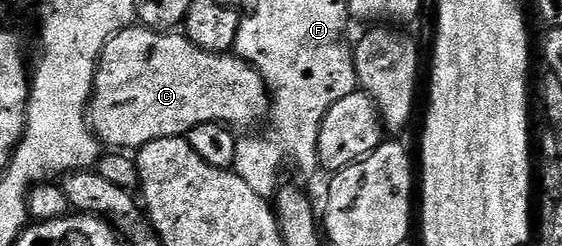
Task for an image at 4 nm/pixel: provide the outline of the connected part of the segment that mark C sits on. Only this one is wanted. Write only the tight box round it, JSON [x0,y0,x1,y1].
[86,26,267,150]

